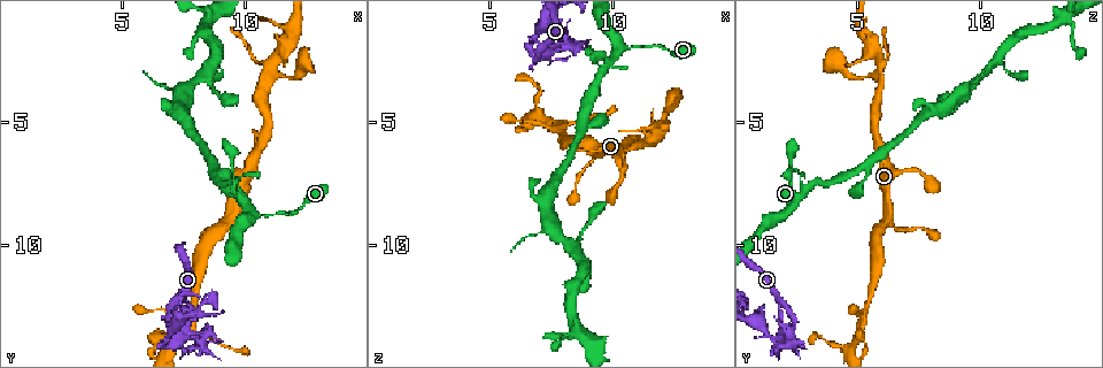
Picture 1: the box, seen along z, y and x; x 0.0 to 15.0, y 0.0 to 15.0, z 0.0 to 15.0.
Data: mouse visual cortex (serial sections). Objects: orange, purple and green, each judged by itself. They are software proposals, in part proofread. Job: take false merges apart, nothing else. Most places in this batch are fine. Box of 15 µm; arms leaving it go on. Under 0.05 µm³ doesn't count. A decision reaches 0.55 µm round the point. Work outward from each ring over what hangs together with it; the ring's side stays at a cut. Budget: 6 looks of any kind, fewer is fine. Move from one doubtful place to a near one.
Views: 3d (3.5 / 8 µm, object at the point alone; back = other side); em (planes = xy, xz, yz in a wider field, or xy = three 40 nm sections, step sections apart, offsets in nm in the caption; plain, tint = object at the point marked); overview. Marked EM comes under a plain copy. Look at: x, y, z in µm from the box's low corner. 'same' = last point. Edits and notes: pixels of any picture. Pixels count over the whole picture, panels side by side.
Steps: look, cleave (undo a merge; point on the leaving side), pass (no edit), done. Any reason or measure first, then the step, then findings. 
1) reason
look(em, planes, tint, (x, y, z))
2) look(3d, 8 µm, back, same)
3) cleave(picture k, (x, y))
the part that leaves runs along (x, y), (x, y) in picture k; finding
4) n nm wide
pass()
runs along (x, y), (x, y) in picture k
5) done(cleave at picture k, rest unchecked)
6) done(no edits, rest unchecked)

thin neck
look(3d, 8 µm, (7.2, 13.6, 2.3))

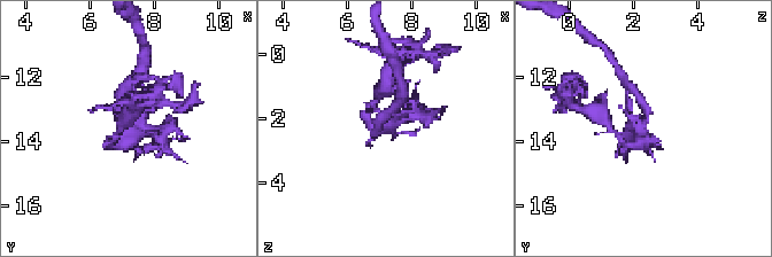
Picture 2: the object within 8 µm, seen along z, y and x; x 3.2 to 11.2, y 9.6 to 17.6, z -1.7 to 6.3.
closer look
look(3d, 3.5 µm, (7.3, 13.5, 2.2))

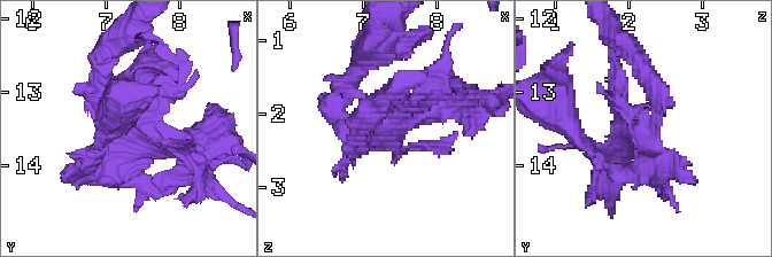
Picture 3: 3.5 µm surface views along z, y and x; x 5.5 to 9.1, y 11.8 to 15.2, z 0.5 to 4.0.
shape alone is not enough
look(em, xy, step 3, tint, (7.25, 13.55, 2.25))

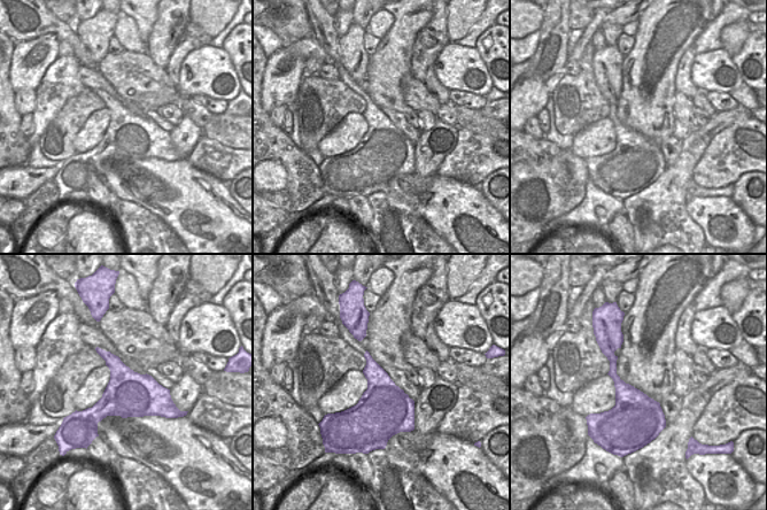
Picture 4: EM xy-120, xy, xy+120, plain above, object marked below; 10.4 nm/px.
cleave(picture 3, (125, 135))
the part that leaves runs along (105, 118), (120, 150), (77, 168) in picture 3; a second cell is stuck on

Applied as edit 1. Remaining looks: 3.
arms part here
look(3d, 3.5 µm, (9.6, 7.2, 2.3))

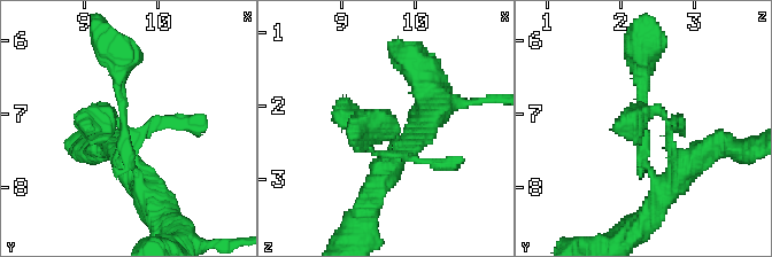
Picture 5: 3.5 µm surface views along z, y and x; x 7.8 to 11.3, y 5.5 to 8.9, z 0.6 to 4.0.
need the tissue
look(em, xy, step 5, tint, (9.50, 7.05, 2.30))

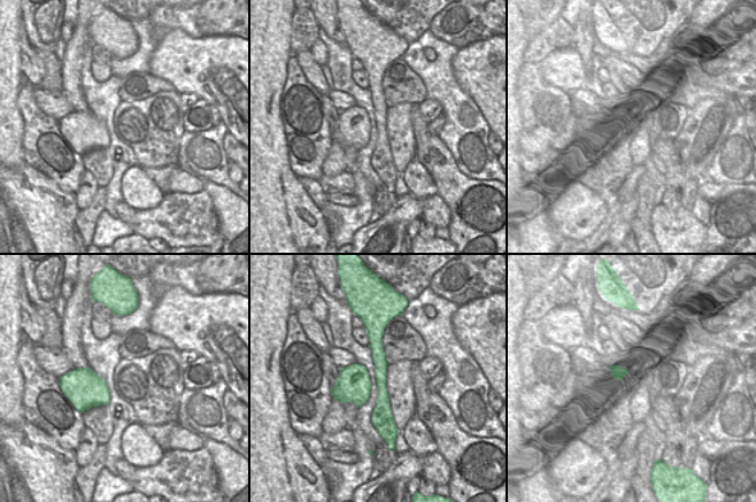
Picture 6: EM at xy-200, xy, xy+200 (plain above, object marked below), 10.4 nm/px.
pass()
runs along (140, 189), (109, 45) in picture 5; all the same cell

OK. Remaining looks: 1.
done(cleave at picture 3, rest unchecked)

